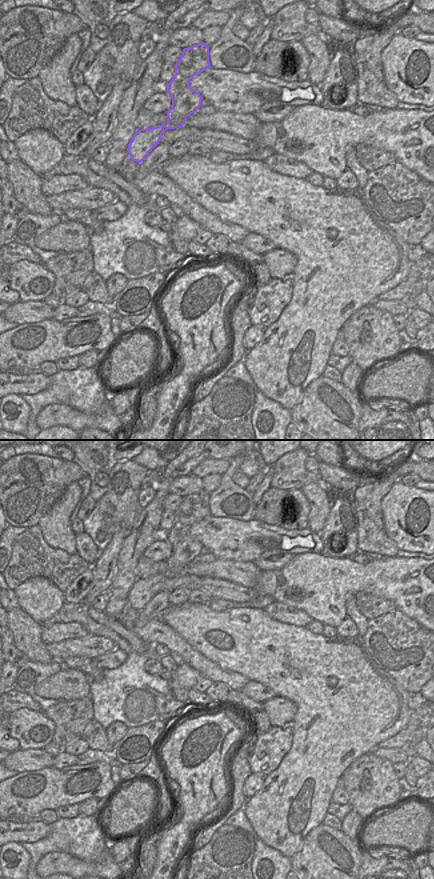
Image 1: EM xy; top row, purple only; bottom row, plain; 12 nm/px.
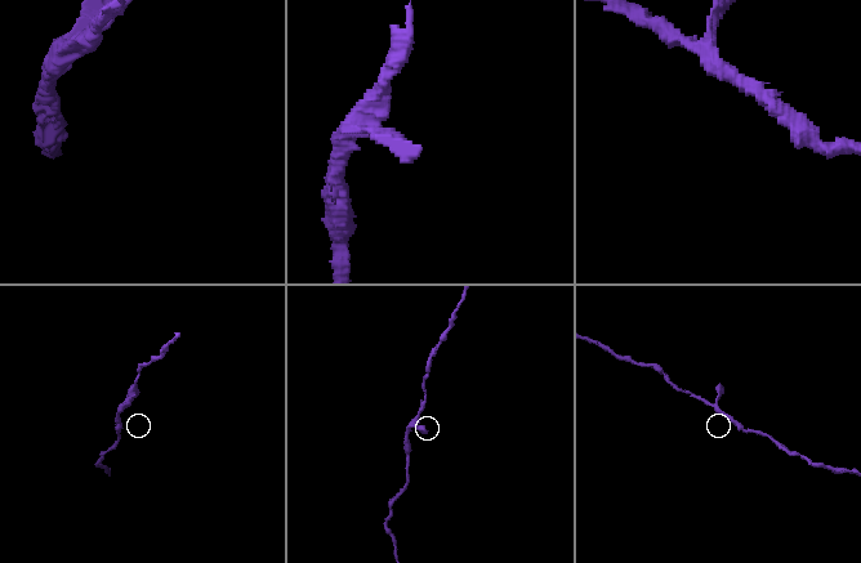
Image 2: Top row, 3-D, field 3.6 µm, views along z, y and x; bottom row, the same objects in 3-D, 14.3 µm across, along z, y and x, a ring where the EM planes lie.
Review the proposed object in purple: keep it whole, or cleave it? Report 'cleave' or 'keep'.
keep

